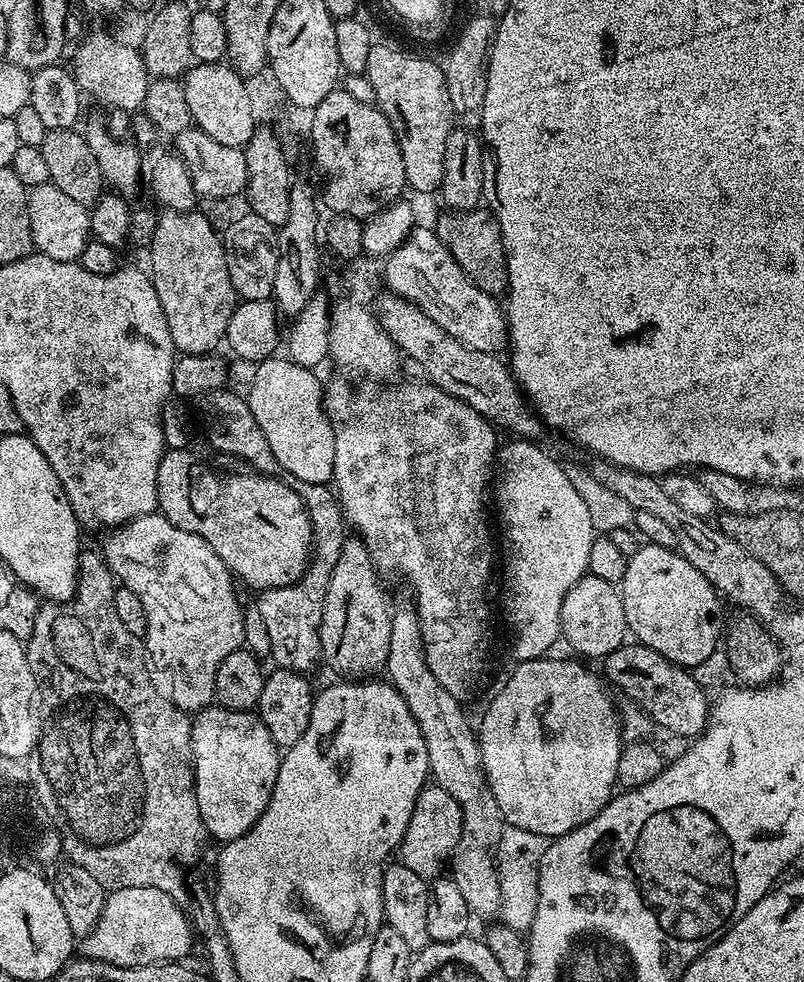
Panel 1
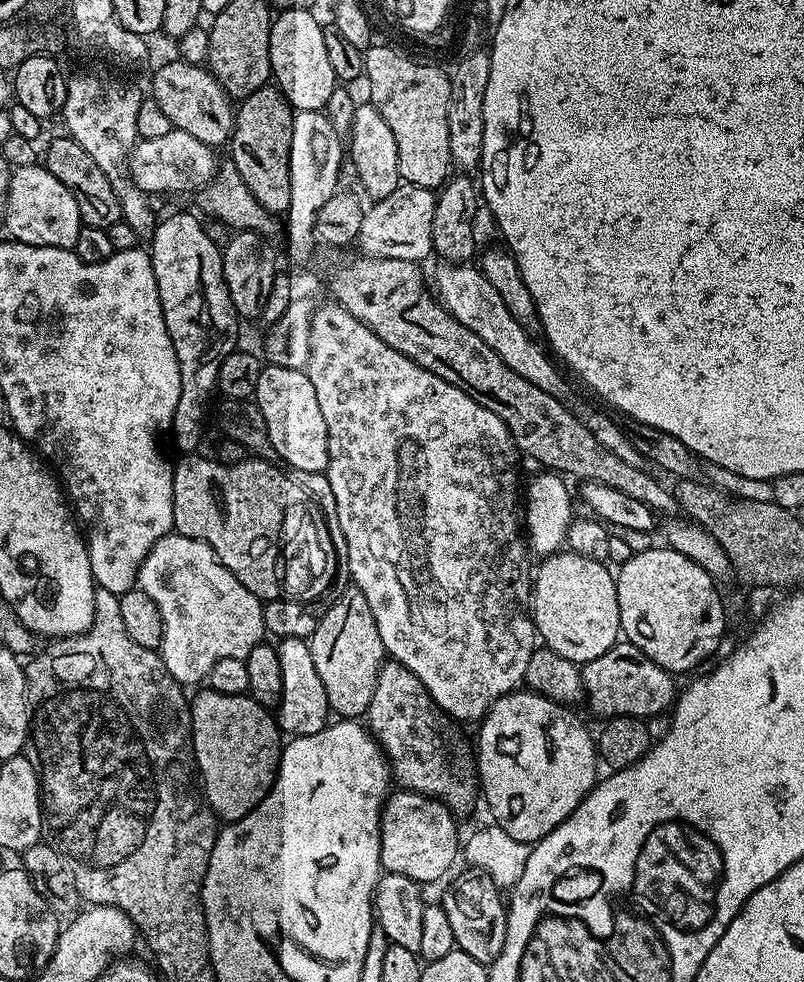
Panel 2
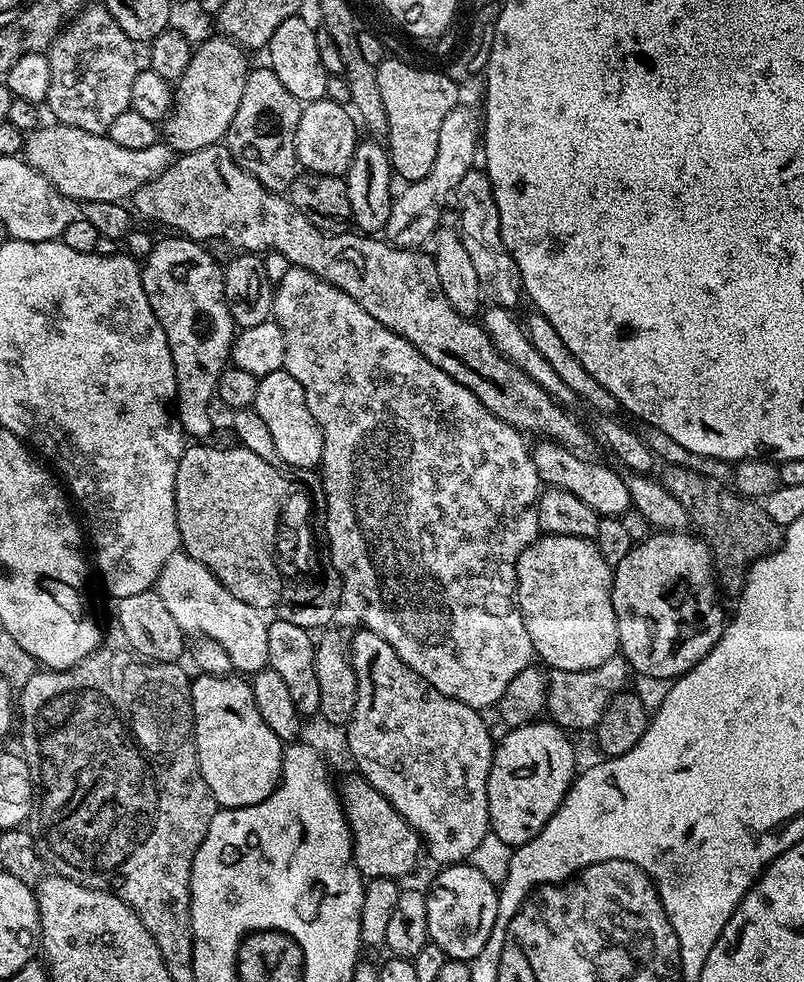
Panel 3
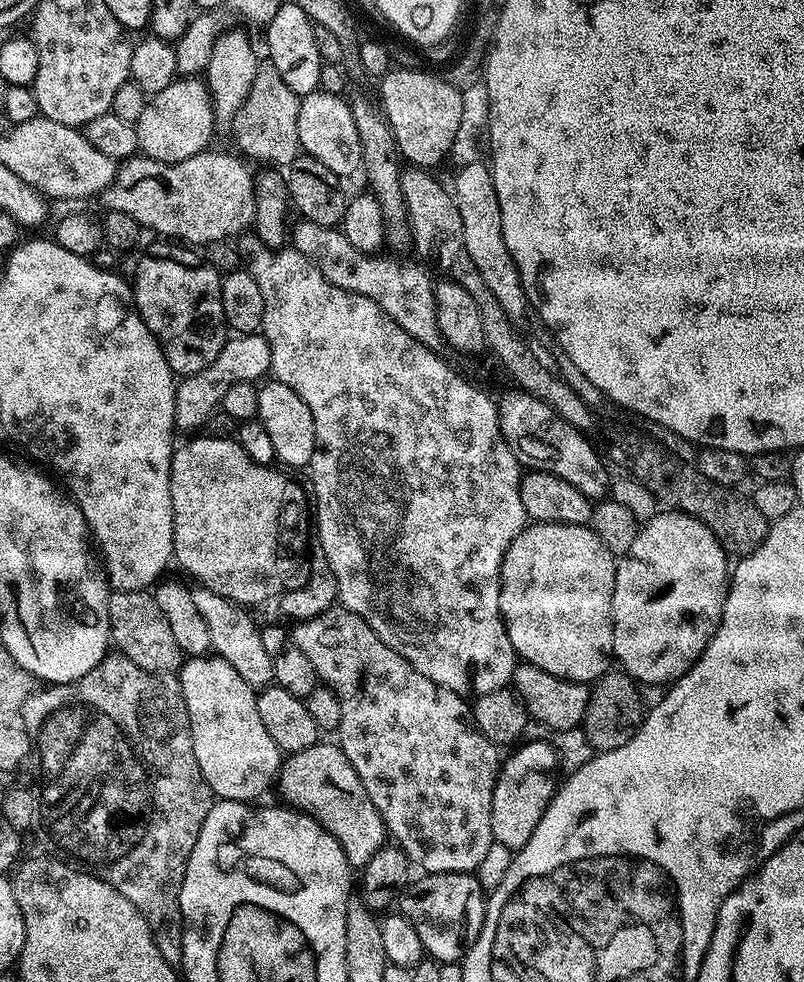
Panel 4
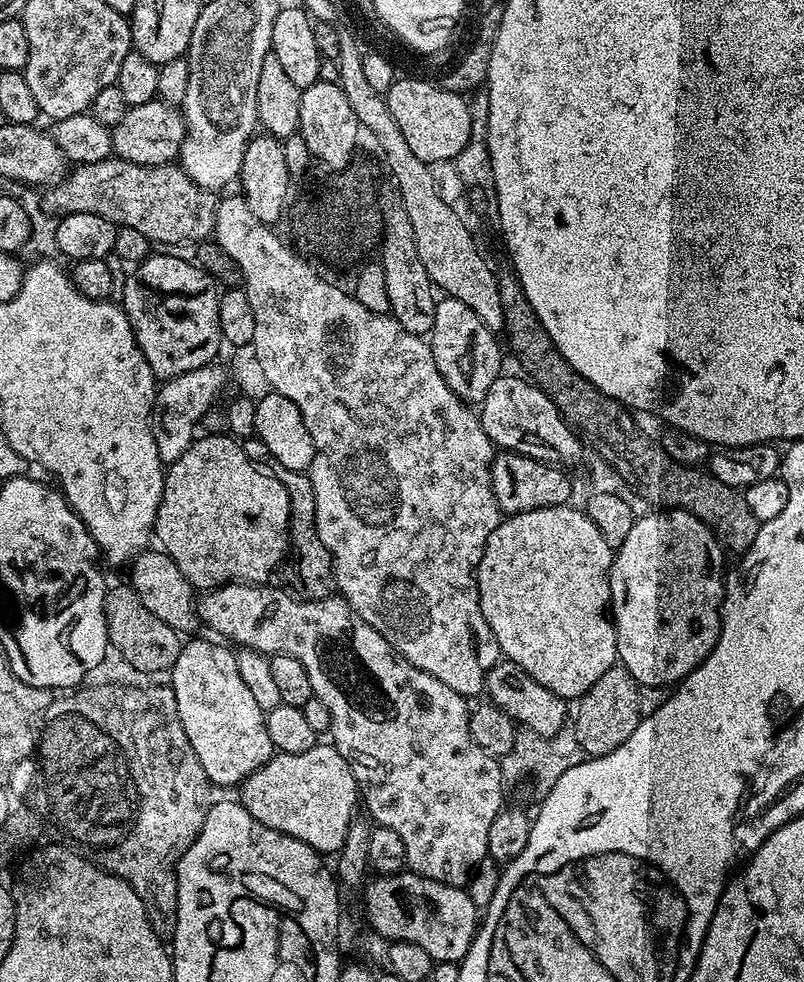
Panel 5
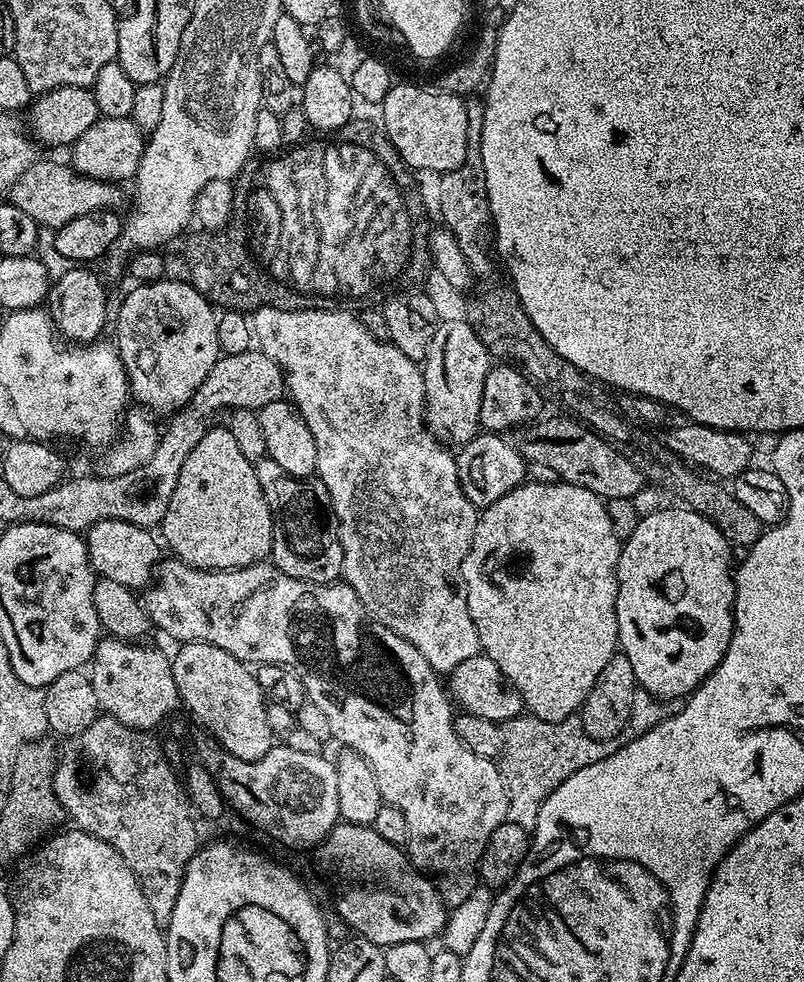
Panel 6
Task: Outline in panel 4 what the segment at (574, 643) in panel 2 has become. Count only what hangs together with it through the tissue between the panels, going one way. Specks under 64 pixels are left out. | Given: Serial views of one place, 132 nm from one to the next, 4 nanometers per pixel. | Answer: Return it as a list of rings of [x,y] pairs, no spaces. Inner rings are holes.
[[[529,523],[524,531],[518,534],[518,538],[514,538],[514,542],[510,542],[510,546],[504,552],[504,561],[500,567],[500,612],[504,616],[504,625],[510,634],[510,642],[514,646],[517,657],[523,663],[533,664],[542,670],[546,670],[546,674],[554,674],[558,678],[579,684],[591,685],[609,671],[614,660],[612,655],[612,643],[614,642],[612,599],[614,598],[617,563],[617,557],[612,556],[610,550],[606,550],[606,546],[602,546],[598,534],[594,534],[591,527],[583,524]]]

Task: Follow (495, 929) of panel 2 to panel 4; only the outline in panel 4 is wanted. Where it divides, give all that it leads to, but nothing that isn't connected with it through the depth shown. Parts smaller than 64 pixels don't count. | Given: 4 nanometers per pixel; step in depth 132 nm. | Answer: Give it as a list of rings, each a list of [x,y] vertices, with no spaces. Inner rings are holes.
[[[433,872],[421,875],[419,878],[421,880],[416,885],[413,883],[399,897],[399,911],[407,916],[408,920],[418,930],[418,938],[422,938],[424,951],[431,959],[445,964],[463,961],[464,956],[474,946],[474,942],[484,925],[484,910],[486,907],[485,887],[470,872]]]

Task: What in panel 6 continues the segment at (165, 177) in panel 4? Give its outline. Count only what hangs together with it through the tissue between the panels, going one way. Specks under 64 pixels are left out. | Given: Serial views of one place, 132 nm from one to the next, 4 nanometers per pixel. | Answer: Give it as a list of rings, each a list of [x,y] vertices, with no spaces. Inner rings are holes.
[[[37,159],[30,170],[26,170],[26,174],[14,182],[10,202],[19,206],[25,214],[30,214],[30,218],[34,218],[34,222],[41,228],[52,229],[66,226],[66,222],[82,218],[82,214],[123,209],[126,196],[124,200],[124,192],[120,189],[123,187],[119,183],[84,176],[67,163],[64,164],[56,160]]]

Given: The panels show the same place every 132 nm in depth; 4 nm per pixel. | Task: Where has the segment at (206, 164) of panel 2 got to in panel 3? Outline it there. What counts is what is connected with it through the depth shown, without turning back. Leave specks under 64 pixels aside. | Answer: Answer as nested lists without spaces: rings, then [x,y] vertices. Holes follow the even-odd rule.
[[[48,122],[25,135],[22,159],[34,170],[42,173],[69,201],[124,202],[139,188],[146,186],[146,182],[158,178],[158,174],[166,171],[173,164],[174,153],[163,142],[146,146],[146,150],[128,150],[126,146],[118,146],[118,142],[114,142],[106,134],[87,132],[78,130],[74,126]]]

